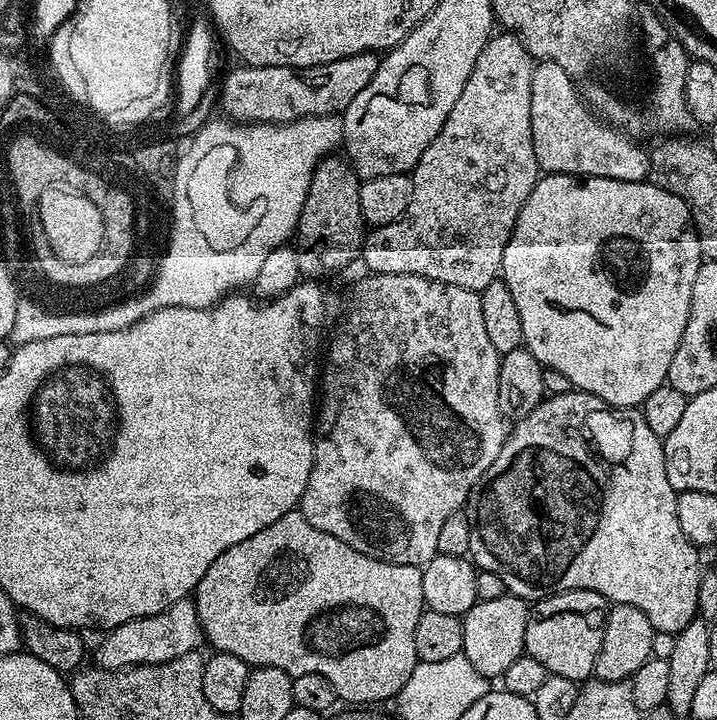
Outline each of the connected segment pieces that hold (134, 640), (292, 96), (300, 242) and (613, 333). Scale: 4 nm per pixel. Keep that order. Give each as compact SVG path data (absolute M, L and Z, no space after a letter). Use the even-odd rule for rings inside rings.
M191 599L174 602L158 614L143 616L103 633L104 641L96 648L95 663L101 668L137 668L143 664L170 662L182 654L197 651L205 643L196 605Z
M363 52L309 68L239 66L220 88L220 108L225 112L221 113L229 121L241 124L289 124L307 116L343 114L359 92L370 86L370 78L374 78L380 62L377 53Z
M329 154L321 160L310 178L306 202L296 223L294 247L298 254L298 270L301 277L319 281L320 276L332 276L340 272L353 259L359 257L364 246L366 225L362 206L358 202L361 177L351 163L339 155Z
M554 173L541 175L534 190L530 190L530 198L526 198L516 219L506 254L502 254L500 270L506 286L510 286L510 294L514 294L518 318L522 318L523 347L538 358L543 368L558 370L558 374L570 378L573 389L594 394L613 408L632 410L643 405L644 400L667 381L674 350L678 350L678 342L682 342L682 334L690 318L690 294L694 290L694 278L698 278L701 263L700 239L692 222L692 211L685 200L674 193L645 181L616 181L614 178Z

